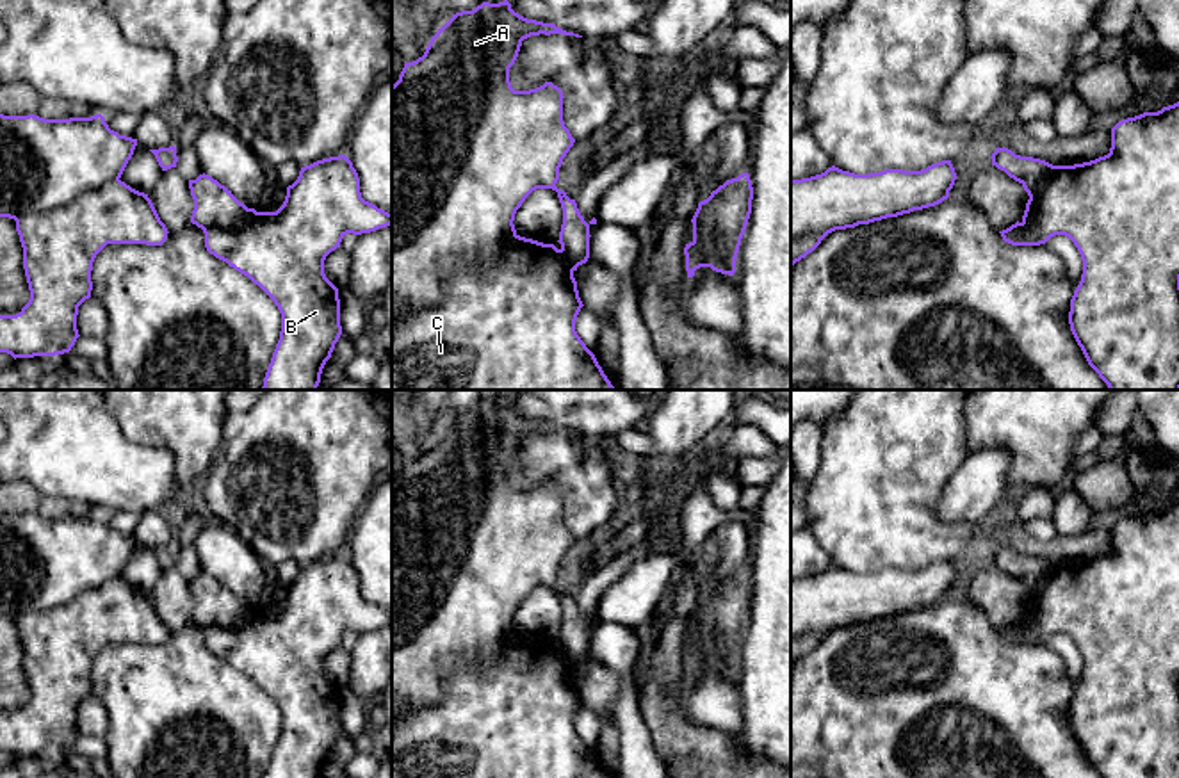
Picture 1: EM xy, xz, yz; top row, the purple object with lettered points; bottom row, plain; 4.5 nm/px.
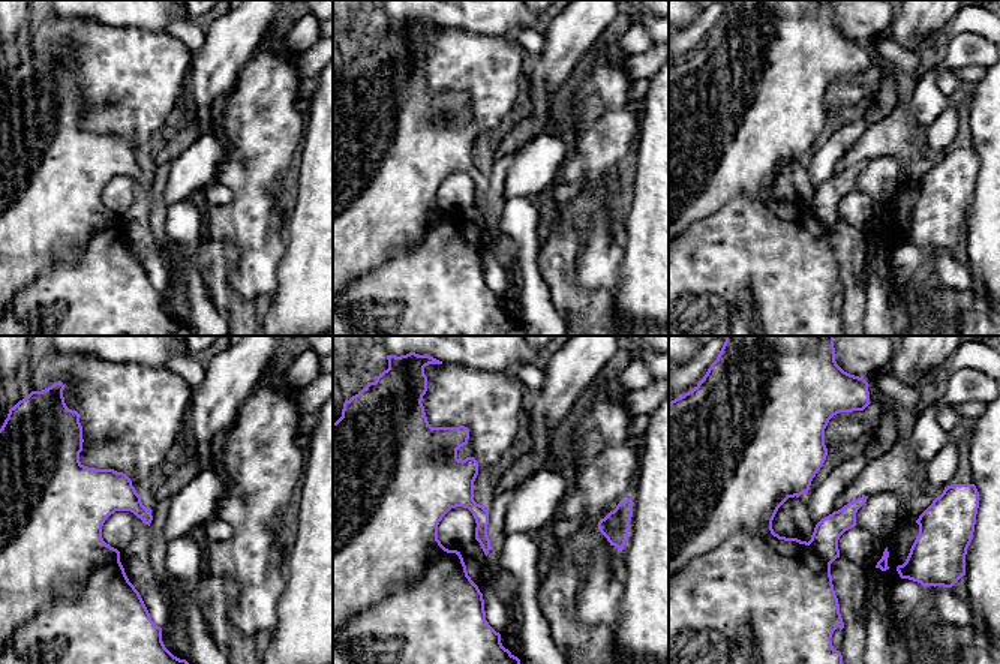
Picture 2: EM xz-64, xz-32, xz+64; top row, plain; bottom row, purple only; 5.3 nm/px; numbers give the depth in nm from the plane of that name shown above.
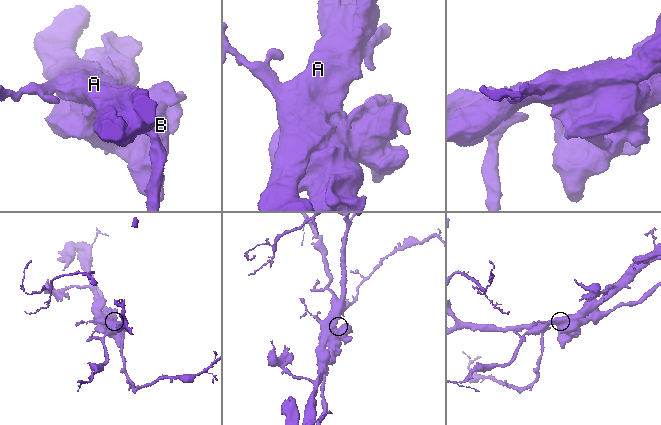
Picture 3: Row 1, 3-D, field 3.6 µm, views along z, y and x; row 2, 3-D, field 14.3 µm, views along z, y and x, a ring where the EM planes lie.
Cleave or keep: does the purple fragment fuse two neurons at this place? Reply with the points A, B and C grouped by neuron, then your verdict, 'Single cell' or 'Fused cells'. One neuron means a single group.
Groups: A / B C. Fused cells

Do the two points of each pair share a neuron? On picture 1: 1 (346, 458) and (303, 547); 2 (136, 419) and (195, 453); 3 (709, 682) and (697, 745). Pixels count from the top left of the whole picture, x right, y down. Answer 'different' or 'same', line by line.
1: same
2: same
3: different

